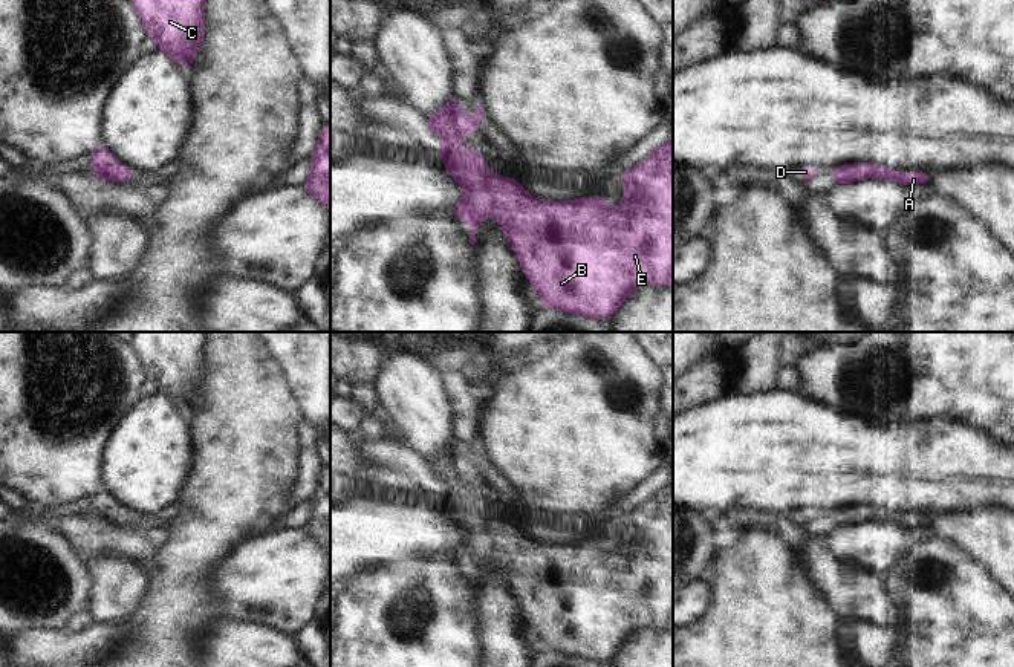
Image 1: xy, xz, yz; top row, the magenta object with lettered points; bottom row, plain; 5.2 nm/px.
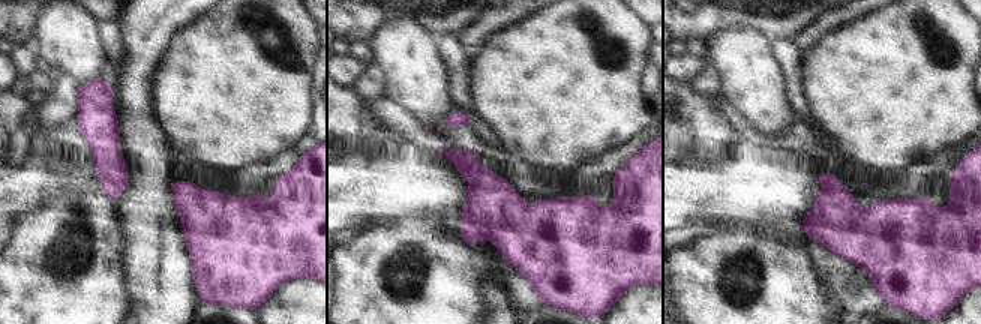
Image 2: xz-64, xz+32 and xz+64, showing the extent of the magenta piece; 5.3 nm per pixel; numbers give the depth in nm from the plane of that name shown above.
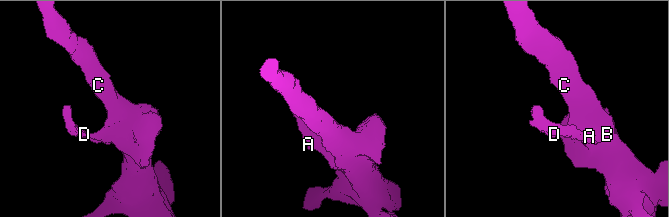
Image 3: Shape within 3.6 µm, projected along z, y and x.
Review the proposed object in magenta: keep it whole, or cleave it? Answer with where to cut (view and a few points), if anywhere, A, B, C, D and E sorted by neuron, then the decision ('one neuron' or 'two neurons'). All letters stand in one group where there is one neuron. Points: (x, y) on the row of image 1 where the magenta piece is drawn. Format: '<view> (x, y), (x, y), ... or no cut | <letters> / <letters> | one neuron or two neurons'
no cut | A B C D E | one neuron

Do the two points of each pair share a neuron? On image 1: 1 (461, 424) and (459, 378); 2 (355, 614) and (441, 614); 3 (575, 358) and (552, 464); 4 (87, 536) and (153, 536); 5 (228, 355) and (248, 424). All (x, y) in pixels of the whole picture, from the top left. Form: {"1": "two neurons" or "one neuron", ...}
{"1": "one neuron", "2": "one neuron", "3": "one neuron", "4": "two neurons", "5": "one neuron"}

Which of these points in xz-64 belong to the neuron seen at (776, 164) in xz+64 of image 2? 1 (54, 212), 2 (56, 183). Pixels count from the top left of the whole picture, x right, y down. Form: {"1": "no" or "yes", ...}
{"1": "no", "2": "yes"}

